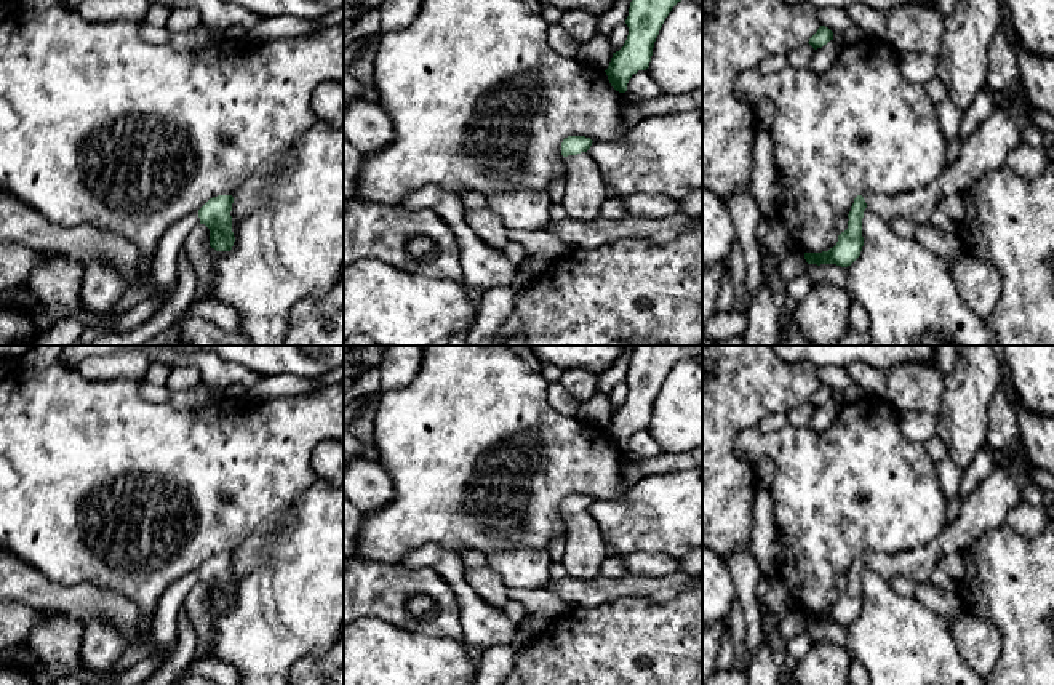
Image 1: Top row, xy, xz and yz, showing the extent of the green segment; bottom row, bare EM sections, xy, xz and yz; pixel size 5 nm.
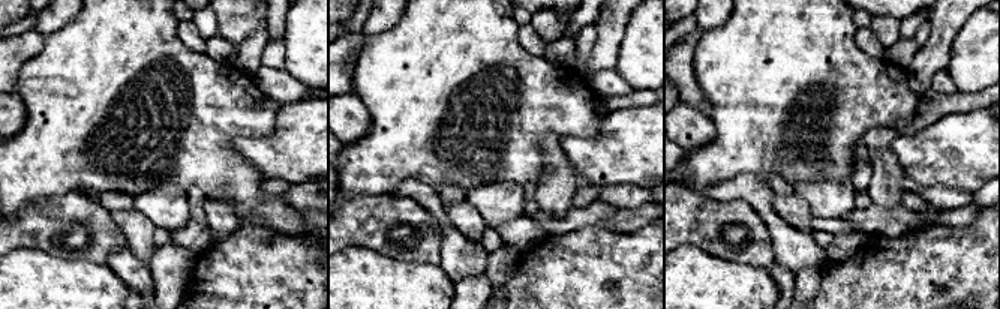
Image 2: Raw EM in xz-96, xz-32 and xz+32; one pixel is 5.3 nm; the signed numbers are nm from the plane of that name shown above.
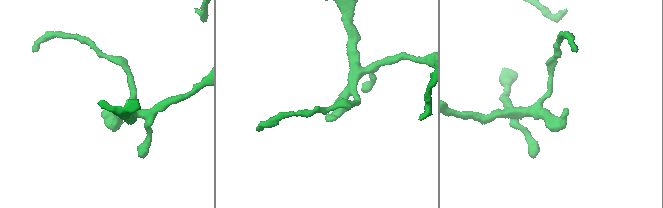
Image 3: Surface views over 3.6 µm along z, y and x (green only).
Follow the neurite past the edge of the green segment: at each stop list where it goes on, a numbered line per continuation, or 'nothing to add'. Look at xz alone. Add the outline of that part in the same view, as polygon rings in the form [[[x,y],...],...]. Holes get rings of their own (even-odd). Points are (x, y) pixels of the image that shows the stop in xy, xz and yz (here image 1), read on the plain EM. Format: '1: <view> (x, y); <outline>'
1: xz (586, 551); [[[589,511],[565,515],[566,547],[561,565],[577,579],[601,576],[601,565],[608,557],[608,544]]]

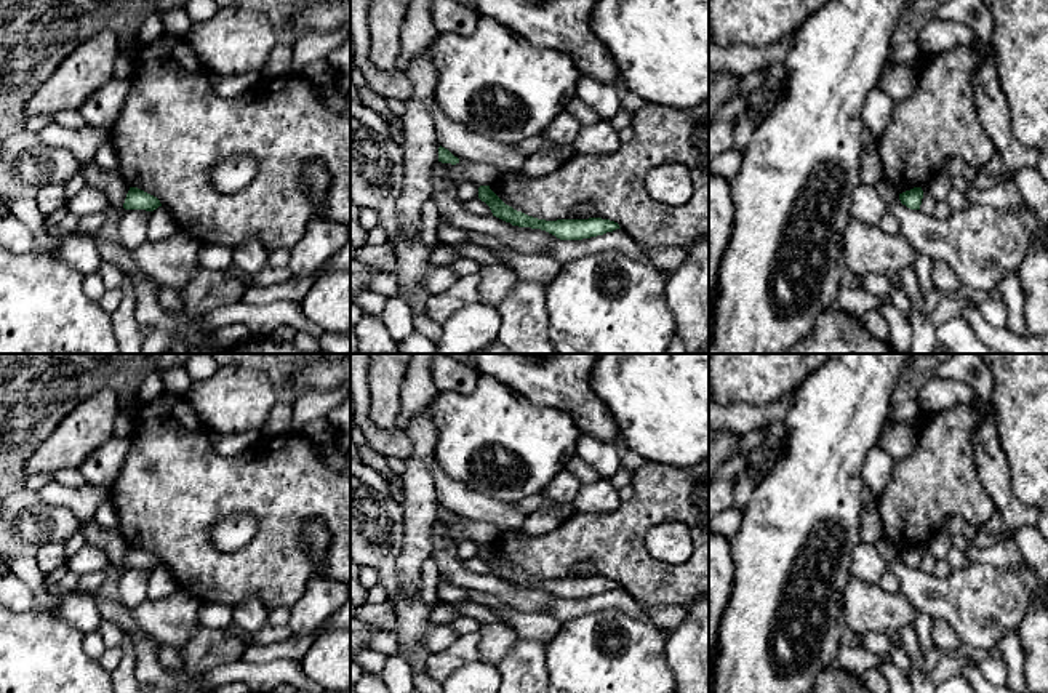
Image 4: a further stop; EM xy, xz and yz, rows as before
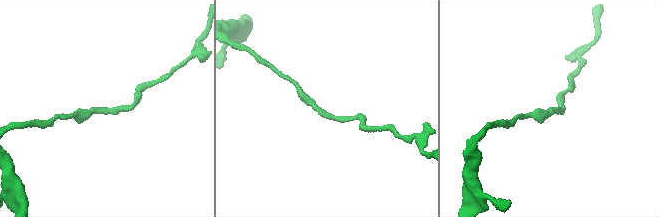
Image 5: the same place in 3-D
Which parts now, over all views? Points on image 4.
nothing to add

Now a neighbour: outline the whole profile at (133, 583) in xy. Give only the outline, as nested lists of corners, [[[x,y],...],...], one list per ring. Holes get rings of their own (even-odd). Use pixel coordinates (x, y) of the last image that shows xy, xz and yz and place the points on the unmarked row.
[[[125,568],[118,581],[120,603],[131,610],[139,607],[147,599],[150,570]]]

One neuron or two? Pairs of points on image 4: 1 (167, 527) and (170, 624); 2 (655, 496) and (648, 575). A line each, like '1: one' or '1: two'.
1: two
2: one

